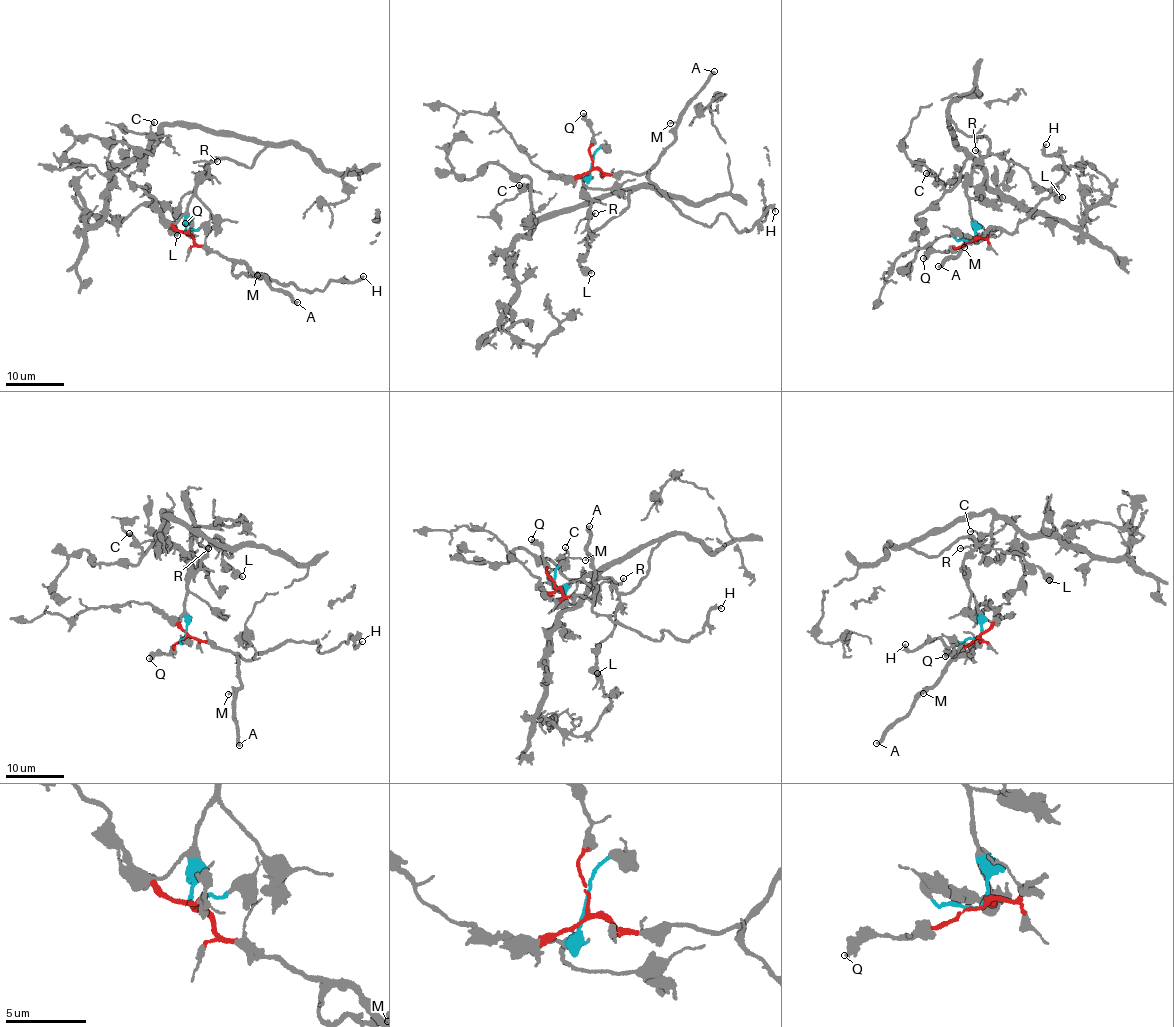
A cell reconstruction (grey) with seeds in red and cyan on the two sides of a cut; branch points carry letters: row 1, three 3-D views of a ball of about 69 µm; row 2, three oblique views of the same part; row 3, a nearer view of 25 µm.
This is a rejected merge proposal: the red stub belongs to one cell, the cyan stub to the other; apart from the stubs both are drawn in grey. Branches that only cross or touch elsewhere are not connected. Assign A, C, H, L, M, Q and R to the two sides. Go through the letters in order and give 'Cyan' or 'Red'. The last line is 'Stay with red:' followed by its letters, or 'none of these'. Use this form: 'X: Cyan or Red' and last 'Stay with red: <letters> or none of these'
A: Red
C: Cyan
H: Red
L: Cyan
M: Red
Q: Red
R: Cyan
Stay with red: A, H, M, Q

